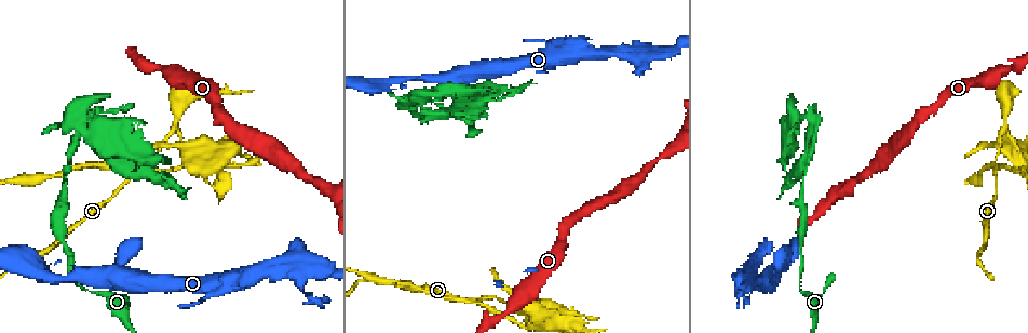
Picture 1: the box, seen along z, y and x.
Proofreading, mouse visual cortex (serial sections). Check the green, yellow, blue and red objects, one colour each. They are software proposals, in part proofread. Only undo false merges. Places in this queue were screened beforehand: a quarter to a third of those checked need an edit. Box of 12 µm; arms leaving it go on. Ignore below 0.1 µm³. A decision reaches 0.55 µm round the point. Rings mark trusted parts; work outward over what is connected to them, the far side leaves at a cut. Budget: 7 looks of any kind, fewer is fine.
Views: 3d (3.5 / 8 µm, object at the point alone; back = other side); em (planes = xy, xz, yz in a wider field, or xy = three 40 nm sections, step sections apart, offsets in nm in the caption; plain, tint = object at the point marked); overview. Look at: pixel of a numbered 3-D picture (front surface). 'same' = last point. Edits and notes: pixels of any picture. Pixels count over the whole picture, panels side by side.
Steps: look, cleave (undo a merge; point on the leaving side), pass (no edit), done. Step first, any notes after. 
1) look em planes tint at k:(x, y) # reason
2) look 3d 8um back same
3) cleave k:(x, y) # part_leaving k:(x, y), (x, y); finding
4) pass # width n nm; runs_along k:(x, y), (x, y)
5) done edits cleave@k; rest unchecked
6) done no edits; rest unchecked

look 3d 8um at 1:(800, 291) # thin neck

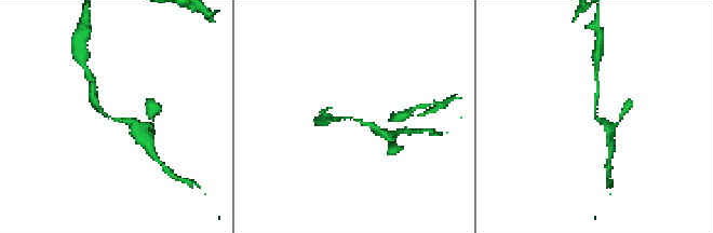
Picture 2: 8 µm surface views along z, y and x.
look 3d 3.5um at 2:(351, 118) # closer look

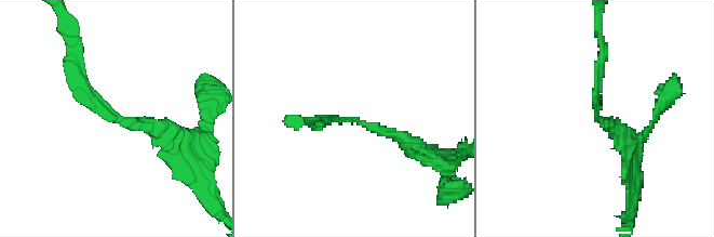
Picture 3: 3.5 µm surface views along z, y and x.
look em planes tint at 3:(346, 120) # arm_widths 150, 200 nm

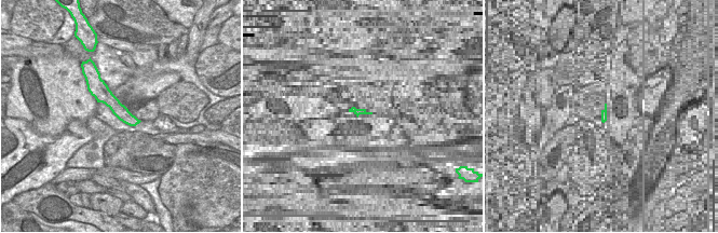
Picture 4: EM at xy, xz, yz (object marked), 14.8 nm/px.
pass # runs_along 3:(171, 132), (108, 119), (75, 52); one cell here

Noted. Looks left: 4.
look 3d 8um at 1:(995, 175) # four or more arms meet

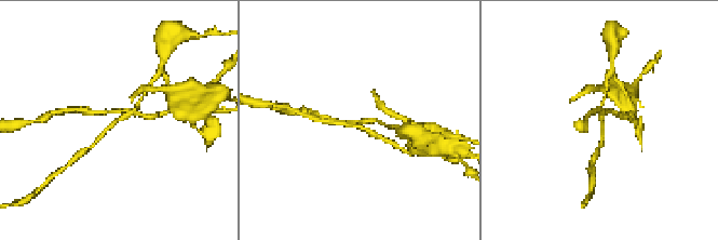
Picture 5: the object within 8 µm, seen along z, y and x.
look 3d 3.5um at 5:(119, 117) # zoom in

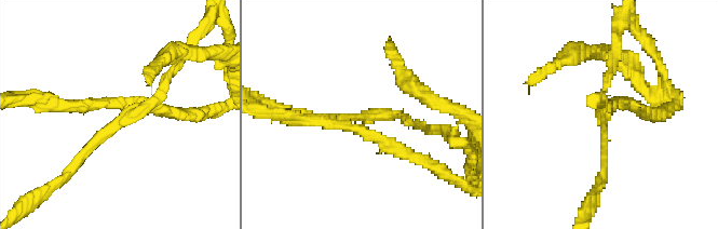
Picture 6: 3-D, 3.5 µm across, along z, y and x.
look em xy step 2 tint at 6:(365, 117) # arms 4; arm_widths 150, 150, 150, 200 nm; need the tissue

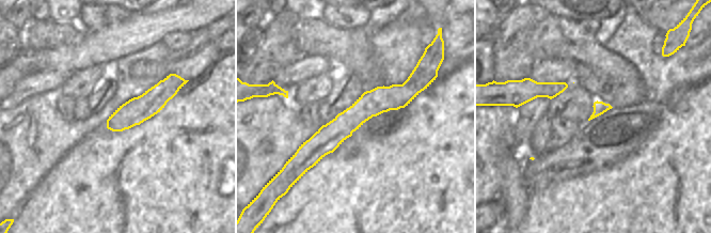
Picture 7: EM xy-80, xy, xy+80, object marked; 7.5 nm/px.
pass # runs_along 7:(416, 81), (297, 155); continuous, no second cell

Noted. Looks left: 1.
done no edits; rest unchecked

